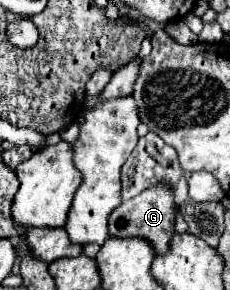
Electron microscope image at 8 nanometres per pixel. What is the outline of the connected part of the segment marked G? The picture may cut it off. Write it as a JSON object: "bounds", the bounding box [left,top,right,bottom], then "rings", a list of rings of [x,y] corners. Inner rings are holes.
{"bounds":[108,185,176,253],"rings":[[[156,185],[142,191],[142,195],[136,195],[134,199],[120,203],[120,207],[116,207],[108,219],[108,231],[110,237],[146,239],[150,241],[156,253],[166,253],[166,249],[170,247],[170,237],[174,233],[174,215],[176,215],[176,205],[172,201],[172,191],[166,189],[166,185]]]}

